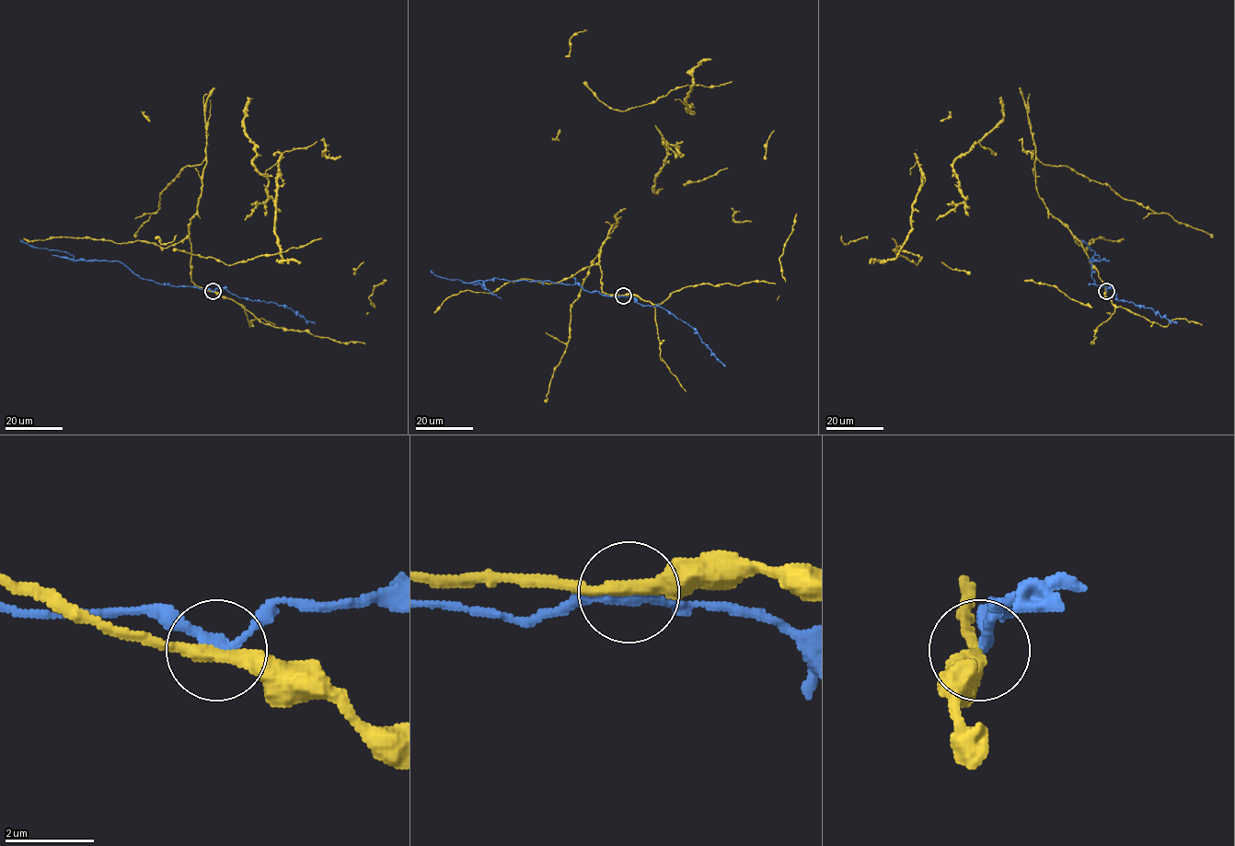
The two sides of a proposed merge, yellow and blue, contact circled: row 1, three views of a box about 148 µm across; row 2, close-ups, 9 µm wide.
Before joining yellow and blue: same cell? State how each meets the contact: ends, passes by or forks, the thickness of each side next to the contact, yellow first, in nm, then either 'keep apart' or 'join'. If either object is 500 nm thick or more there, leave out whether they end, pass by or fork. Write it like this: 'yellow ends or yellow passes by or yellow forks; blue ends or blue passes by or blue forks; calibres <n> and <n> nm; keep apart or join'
yellow passes by; blue passes by; calibres 280 and 200 nm; keep apart

